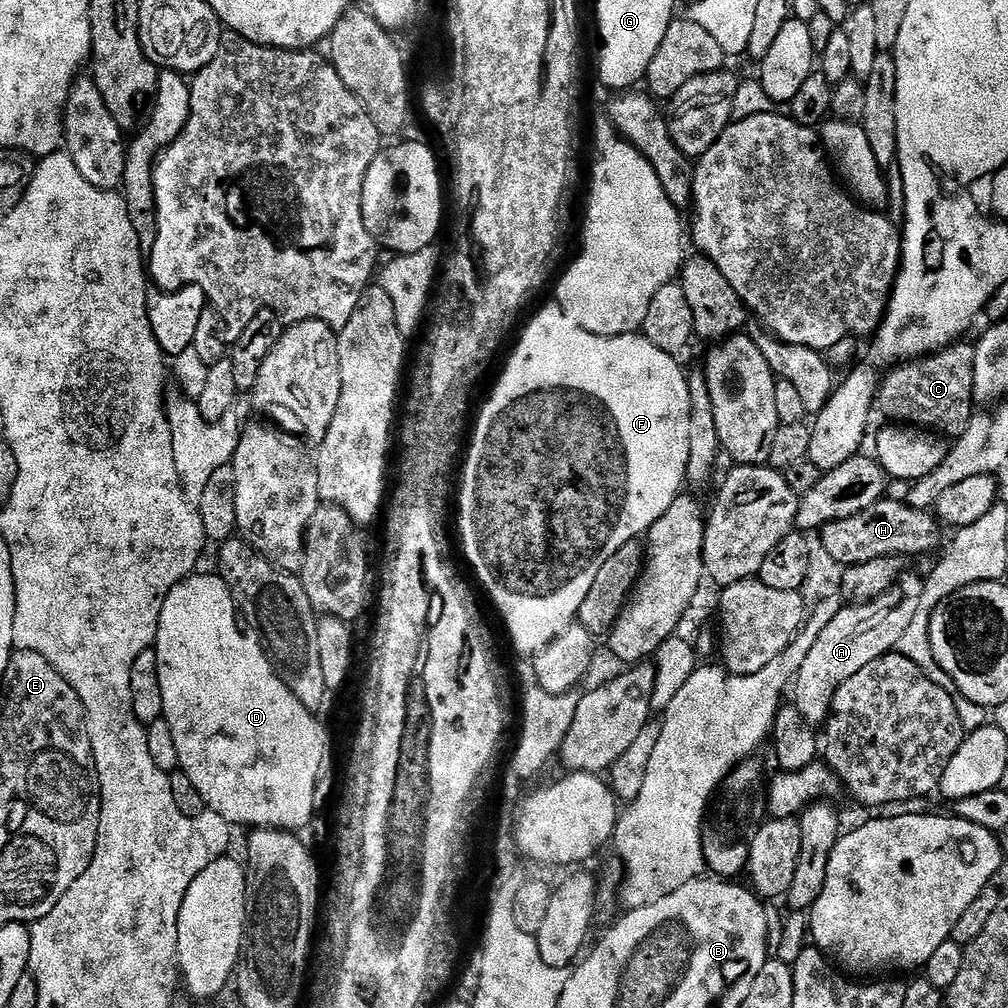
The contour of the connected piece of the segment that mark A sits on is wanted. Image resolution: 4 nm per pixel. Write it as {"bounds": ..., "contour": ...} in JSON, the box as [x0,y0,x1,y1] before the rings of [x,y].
{"bounds":[794,575,924,725],"contour":[[[901,575],[878,598],[846,606],[831,620],[830,626],[818,634],[818,642],[814,642],[814,647],[806,657],[806,662],[802,662],[802,670],[798,670],[794,681],[794,703],[806,723],[823,725],[832,713],[832,699],[838,686],[842,686],[846,678],[854,678],[862,666],[896,649],[898,640],[913,621],[921,604],[924,581],[920,576],[908,575]]]}

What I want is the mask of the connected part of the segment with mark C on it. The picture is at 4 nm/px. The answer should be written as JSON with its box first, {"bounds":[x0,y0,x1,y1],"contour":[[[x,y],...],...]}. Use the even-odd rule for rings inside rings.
{"bounds":[878,343,976,438],"contour":[[[964,343],[950,344],[946,348],[941,348],[939,352],[893,367],[892,373],[881,379],[878,389],[878,412],[885,416],[885,421],[926,428],[945,438],[962,435],[966,426],[970,426],[974,415],[974,354],[976,353],[971,343]]]}

